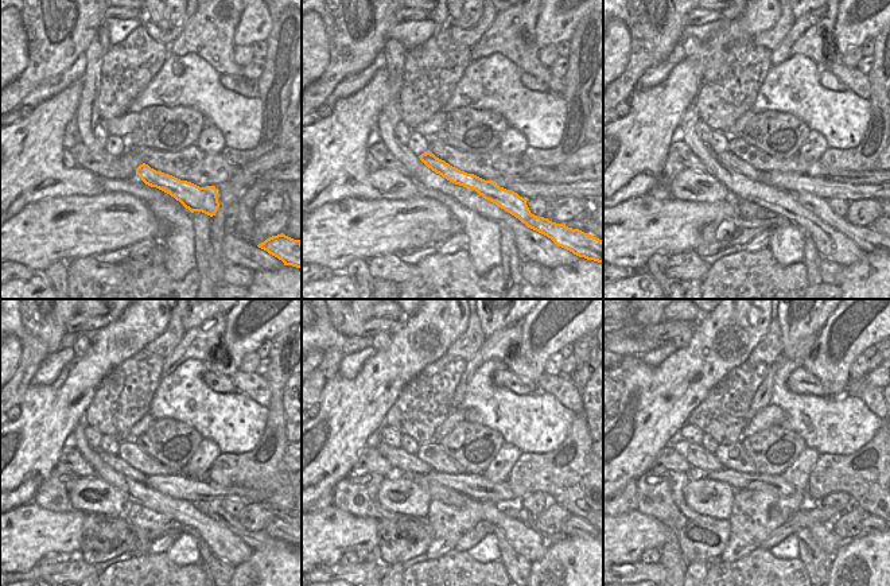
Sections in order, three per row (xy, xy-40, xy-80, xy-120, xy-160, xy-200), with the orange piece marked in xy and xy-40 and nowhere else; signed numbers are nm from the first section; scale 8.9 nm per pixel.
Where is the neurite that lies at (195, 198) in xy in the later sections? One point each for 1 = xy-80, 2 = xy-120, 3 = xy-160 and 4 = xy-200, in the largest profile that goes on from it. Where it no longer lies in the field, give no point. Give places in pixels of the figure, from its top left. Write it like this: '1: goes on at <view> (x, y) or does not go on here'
1: goes on at xy-80 (869, 240)
2: goes on at xy-120 (259, 540)
3: goes on at xy-160 (403, 462)
4: goes on at xy-200 (699, 458)

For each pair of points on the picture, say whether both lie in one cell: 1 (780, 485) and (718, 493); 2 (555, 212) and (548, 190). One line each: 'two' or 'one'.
1: two
2: two

